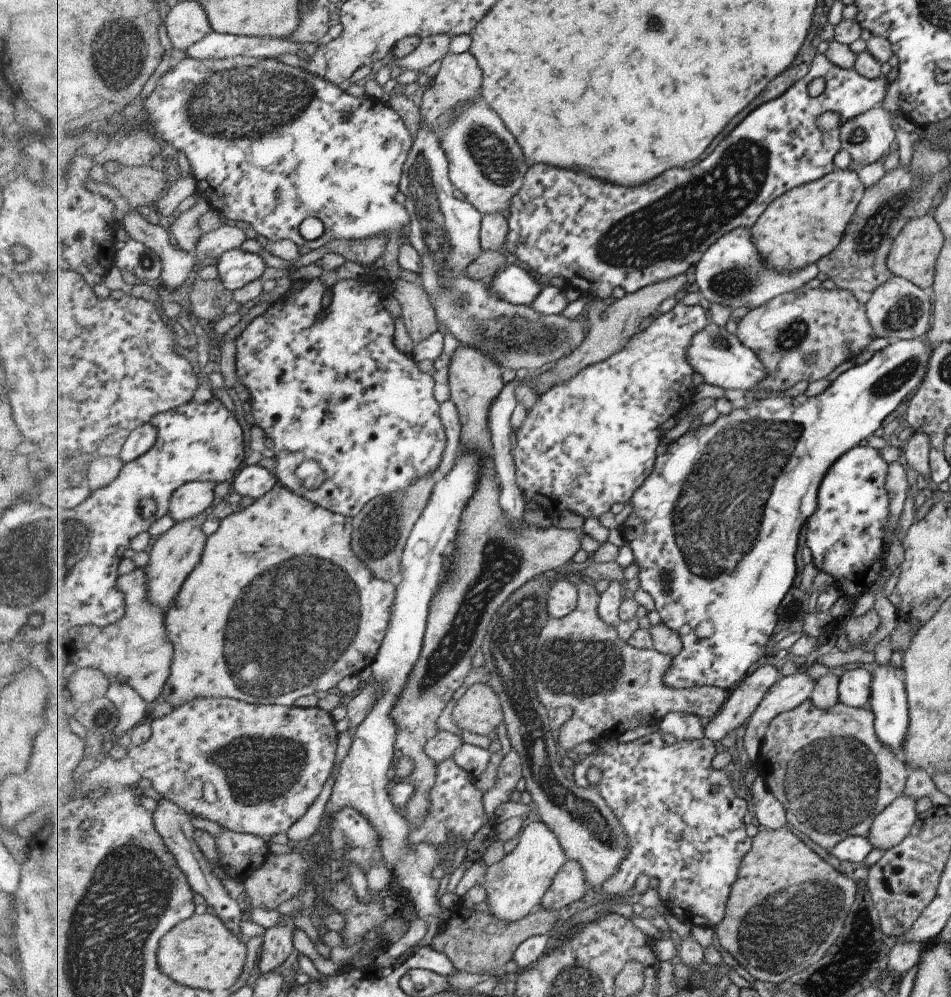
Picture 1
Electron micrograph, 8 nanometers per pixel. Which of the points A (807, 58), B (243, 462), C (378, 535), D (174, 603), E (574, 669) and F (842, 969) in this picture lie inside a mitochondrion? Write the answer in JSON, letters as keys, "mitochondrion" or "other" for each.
{"A":"other","B":"other","C":"mitochondrion","D":"other","E":"mitochondrion","F":"mitochondrion"}

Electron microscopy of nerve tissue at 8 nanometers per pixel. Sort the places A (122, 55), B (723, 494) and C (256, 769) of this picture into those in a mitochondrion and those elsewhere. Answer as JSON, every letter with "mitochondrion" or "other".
{"A":"mitochondrion","B":"mitochondrion","C":"mitochondrion"}

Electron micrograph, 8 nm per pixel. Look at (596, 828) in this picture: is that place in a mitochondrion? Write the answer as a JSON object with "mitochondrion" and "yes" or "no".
{"mitochondrion":"yes"}

